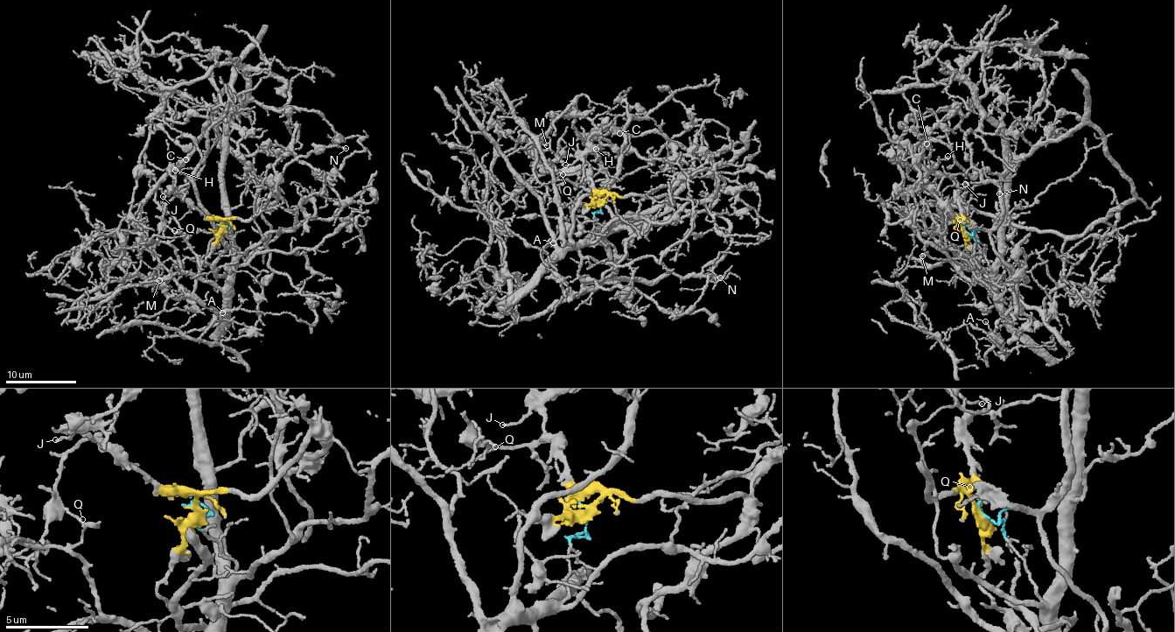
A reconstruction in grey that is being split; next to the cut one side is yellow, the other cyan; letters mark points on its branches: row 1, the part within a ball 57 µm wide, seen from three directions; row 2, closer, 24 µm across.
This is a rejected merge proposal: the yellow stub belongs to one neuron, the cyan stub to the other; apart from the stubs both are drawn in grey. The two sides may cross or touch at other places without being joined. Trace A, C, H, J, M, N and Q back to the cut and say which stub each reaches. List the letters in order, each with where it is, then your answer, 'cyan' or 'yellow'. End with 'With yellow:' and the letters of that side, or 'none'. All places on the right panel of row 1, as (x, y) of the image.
A: at (985, 321); cyan
C: at (926, 143); yellow
H: at (947, 156); yellow
J: at (965, 184); yellow
M: at (922, 256); cyan
N: at (999, 193); cyan
Q: at (960, 220); yellow
With yellow: C, H, J, Q

